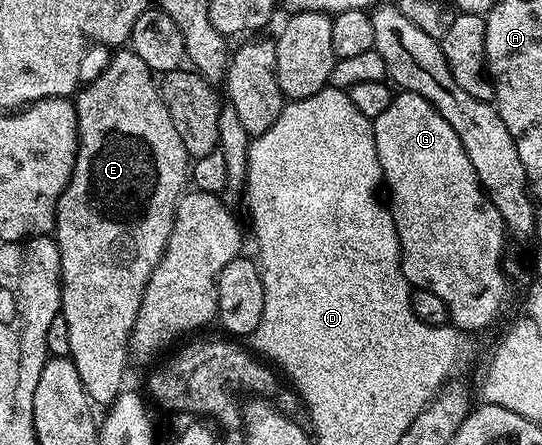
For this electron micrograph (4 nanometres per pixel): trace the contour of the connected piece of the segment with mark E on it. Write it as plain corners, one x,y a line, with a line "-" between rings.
119,47
114,50
108,66
101,75
90,84
84,84
78,90
73,101
75,113
79,116
79,150
75,156
73,175
65,187
65,191
59,196
59,202
55,204
55,231
54,239
61,255
61,271
59,282
61,283
61,316
65,319
65,327
69,327
69,351
71,362
77,367
77,375
81,375
81,383
85,387
88,397
96,406
109,407
119,398
124,388
123,376
129,366
129,350
131,348
131,332
133,323
137,319
137,311
141,307
141,299
145,295
145,287
166,251
169,243
169,235
175,226
175,212
180,199
189,185
189,158
185,151
185,143
181,143
181,135
177,135
177,127
173,127
173,119
169,119
169,107
165,107
163,96
159,94
159,86
149,67
129,47

